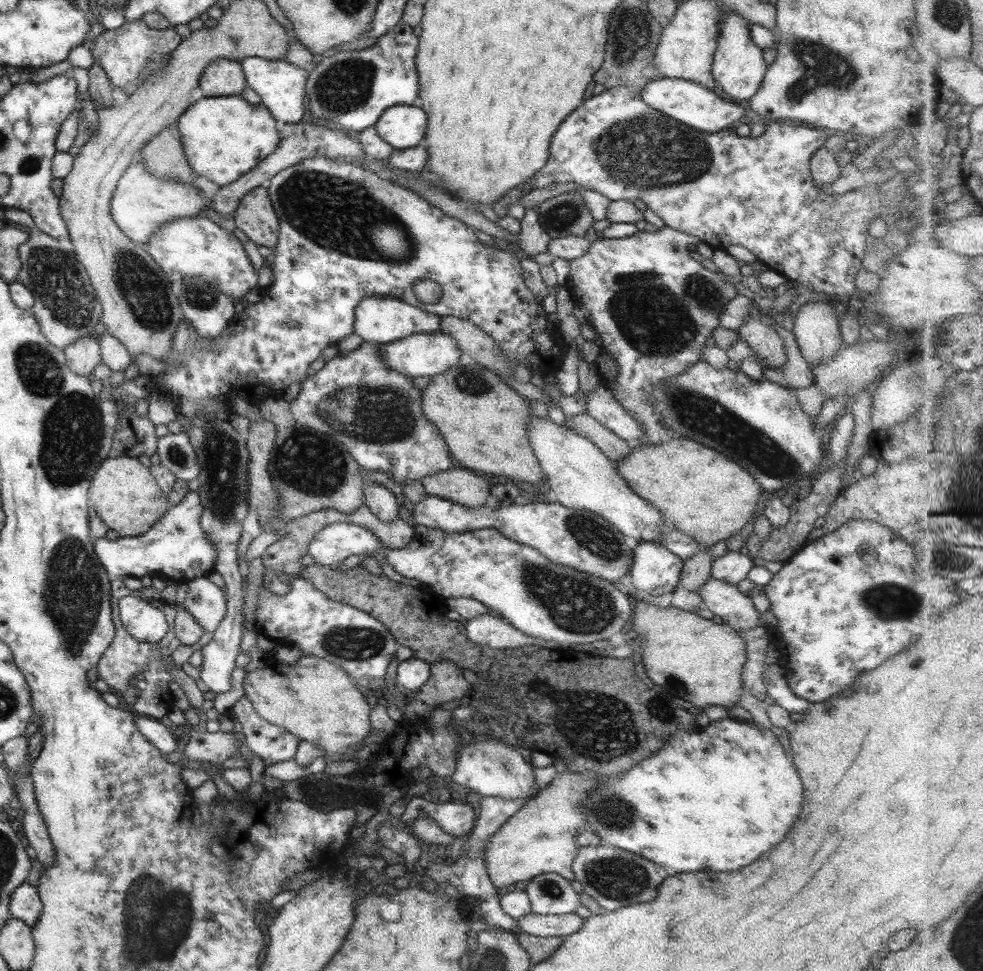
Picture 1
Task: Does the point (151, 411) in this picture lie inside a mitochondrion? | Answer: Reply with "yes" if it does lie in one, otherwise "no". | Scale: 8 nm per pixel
no

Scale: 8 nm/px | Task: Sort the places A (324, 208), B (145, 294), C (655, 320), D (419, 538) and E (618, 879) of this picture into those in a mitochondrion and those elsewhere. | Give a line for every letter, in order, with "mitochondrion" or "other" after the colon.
A: mitochondrion
B: mitochondrion
C: mitochondrion
D: other
E: mitochondrion

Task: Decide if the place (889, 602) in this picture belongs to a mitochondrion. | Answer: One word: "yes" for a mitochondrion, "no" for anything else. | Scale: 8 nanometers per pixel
yes

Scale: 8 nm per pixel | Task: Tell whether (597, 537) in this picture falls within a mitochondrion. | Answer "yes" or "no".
yes

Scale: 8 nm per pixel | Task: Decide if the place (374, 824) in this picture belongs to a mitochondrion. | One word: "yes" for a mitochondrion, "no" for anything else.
no

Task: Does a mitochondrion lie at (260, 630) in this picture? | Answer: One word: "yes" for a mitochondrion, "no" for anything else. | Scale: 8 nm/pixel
no

